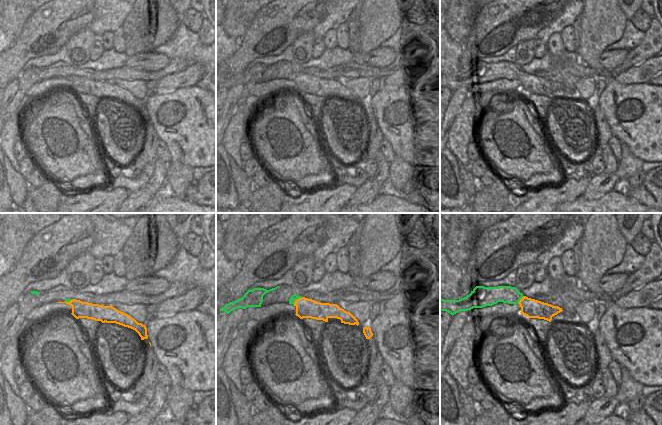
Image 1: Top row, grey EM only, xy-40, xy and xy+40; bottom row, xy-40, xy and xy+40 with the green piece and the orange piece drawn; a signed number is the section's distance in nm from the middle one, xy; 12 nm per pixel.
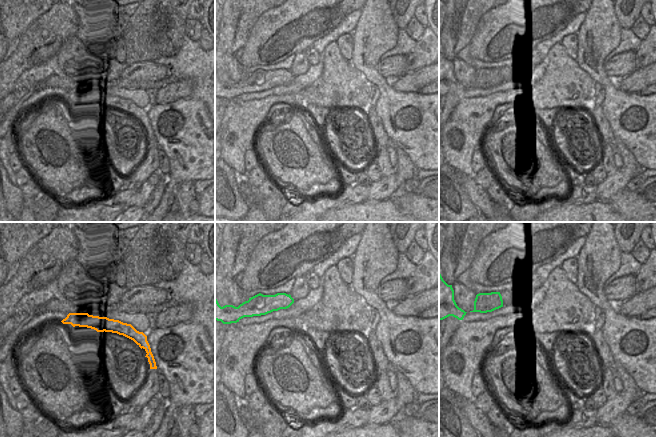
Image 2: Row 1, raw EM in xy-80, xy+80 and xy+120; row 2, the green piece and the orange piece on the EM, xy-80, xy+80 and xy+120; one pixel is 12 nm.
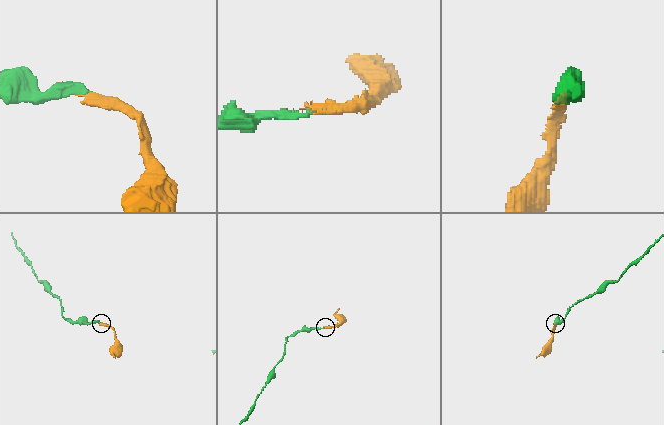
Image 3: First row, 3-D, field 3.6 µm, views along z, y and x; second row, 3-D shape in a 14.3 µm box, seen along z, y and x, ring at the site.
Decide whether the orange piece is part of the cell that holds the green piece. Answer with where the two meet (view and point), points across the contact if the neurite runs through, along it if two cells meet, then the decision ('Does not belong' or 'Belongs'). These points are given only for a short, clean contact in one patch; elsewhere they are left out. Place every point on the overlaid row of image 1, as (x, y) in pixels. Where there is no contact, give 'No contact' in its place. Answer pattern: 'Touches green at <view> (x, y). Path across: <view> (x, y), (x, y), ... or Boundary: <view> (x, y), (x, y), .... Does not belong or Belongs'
Touches green at xy (297, 298). Belongs.

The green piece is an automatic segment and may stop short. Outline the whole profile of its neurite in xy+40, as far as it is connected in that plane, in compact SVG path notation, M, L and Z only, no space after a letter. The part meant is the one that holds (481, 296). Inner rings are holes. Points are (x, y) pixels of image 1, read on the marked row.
M476 286L469 295L459 300L440 298L440 311L446 311L454 315L460 311L492 306L498 302L519 304L521 314L528 318L544 319L549 322L551 322L553 316L563 311L558 306L528 298L520 293L516 287L511 286Z

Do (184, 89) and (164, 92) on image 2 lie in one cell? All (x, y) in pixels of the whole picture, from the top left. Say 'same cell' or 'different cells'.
same cell

